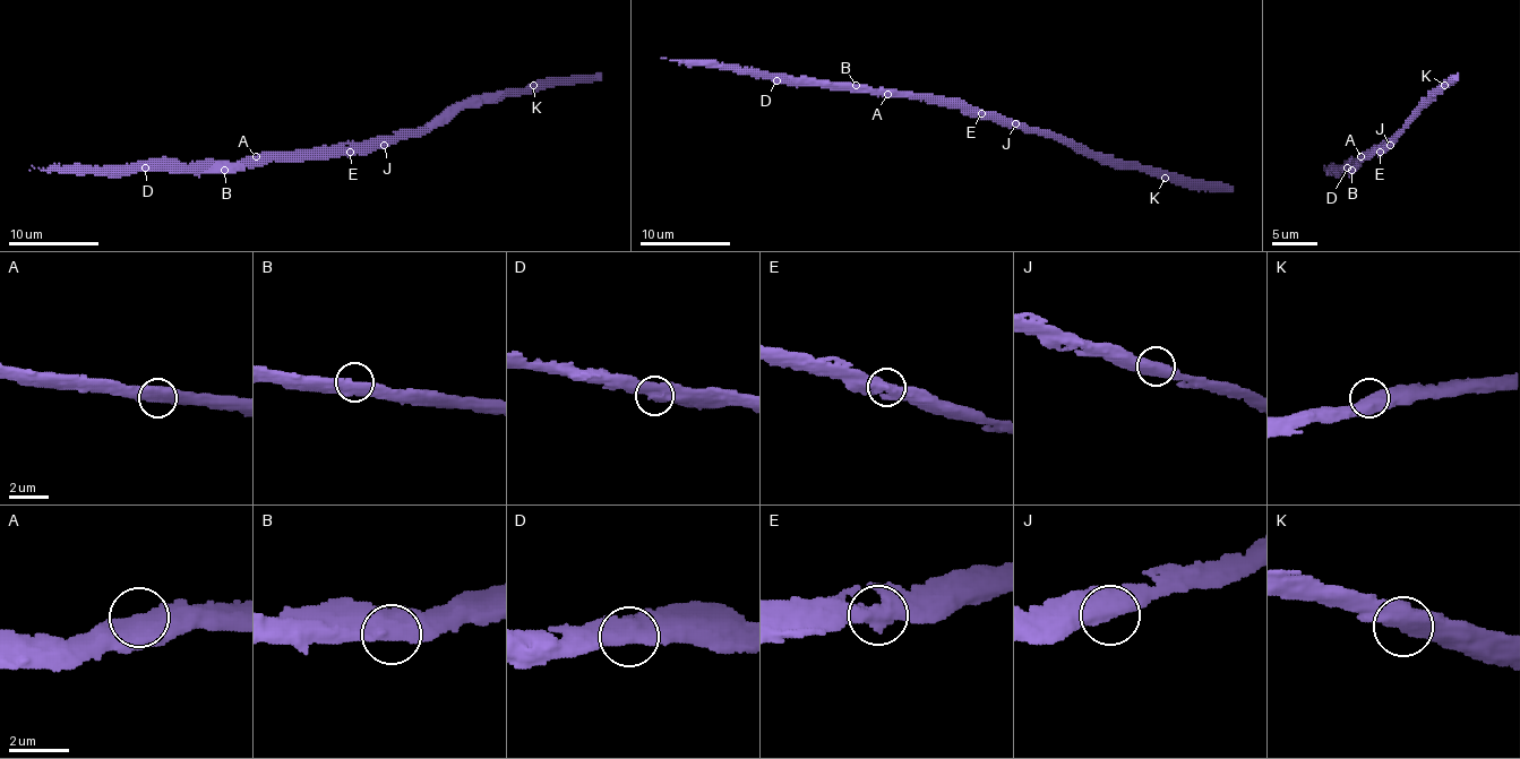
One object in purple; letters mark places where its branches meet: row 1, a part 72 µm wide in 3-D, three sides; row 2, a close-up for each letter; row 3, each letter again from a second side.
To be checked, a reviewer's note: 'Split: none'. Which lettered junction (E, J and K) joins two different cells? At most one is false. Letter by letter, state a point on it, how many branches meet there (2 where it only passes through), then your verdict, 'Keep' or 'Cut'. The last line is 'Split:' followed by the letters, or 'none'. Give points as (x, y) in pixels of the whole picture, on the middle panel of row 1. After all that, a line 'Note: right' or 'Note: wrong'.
E: Place: (981, 113). Branches: 3. Keep
J: Place: (1015, 123). Branches: 2. Keep
K: Place: (1165, 178). Branches: 2. Keep
Split: none
Note: right

